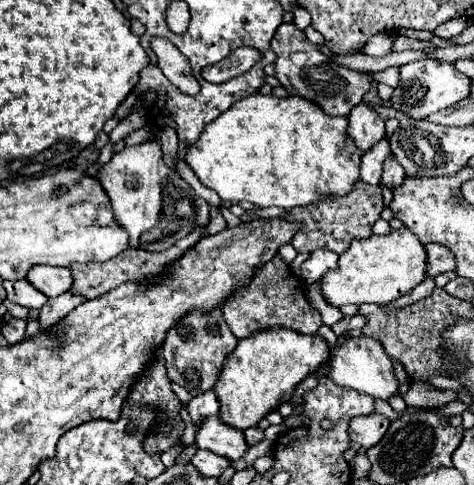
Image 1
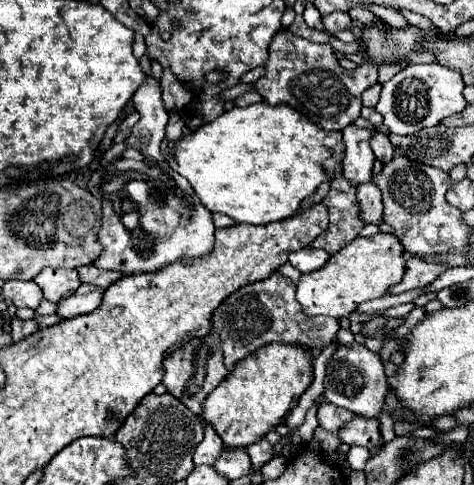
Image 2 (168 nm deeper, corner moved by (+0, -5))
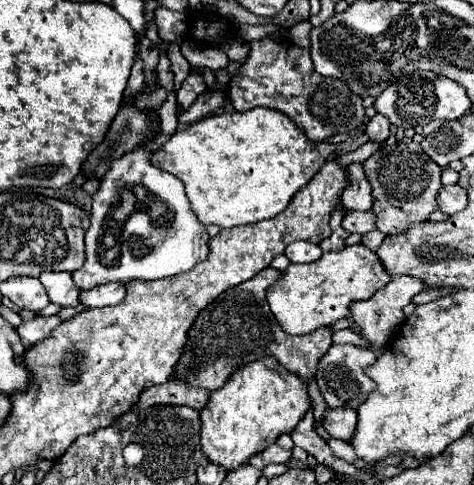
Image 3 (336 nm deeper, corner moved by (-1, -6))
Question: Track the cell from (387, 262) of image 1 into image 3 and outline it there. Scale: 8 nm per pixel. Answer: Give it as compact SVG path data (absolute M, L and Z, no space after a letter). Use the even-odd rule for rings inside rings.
M357 243L337 253L323 253L313 263L291 263L273 287L267 289L267 303L285 333L307 335L337 319L349 317L349 303L369 299L377 289L389 283L389 279L377 255Z

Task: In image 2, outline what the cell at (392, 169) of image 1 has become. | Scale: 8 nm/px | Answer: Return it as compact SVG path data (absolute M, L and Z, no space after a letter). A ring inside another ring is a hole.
M376 132L376 134L372 136L372 140L370 140L370 146L372 146L372 150L374 150L374 156L376 156L382 164L386 164L388 160L394 158L394 146L390 144L390 140L388 140L386 134Z

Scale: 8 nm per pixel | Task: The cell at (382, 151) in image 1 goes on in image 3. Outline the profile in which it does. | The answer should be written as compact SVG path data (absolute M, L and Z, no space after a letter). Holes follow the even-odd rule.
M347 211L347 215L343 217L343 229L347 233L369 233L375 229L375 215L369 211L369 213L363 213L363 211Z

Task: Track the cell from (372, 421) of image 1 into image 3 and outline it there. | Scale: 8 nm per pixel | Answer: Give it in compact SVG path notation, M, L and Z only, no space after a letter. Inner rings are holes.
M339 407L339 409L329 409L323 417L323 427L325 431L335 437L335 439L349 439L353 435L353 423L357 423L357 413L349 407Z

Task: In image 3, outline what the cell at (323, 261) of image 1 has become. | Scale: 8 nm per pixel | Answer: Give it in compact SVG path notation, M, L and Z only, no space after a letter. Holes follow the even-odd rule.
M293 241L293 243L289 243L285 247L285 255L293 263L311 263L311 261L317 261L317 257L321 257L323 251L315 243L309 243L309 241Z

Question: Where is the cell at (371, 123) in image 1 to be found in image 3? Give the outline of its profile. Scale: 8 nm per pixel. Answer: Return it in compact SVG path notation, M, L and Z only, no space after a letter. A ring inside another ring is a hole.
M353 163L347 167L349 171L349 181L351 185L343 193L343 207L347 211L369 211L373 207L373 197L371 197L371 187L369 181L363 173L361 163Z

